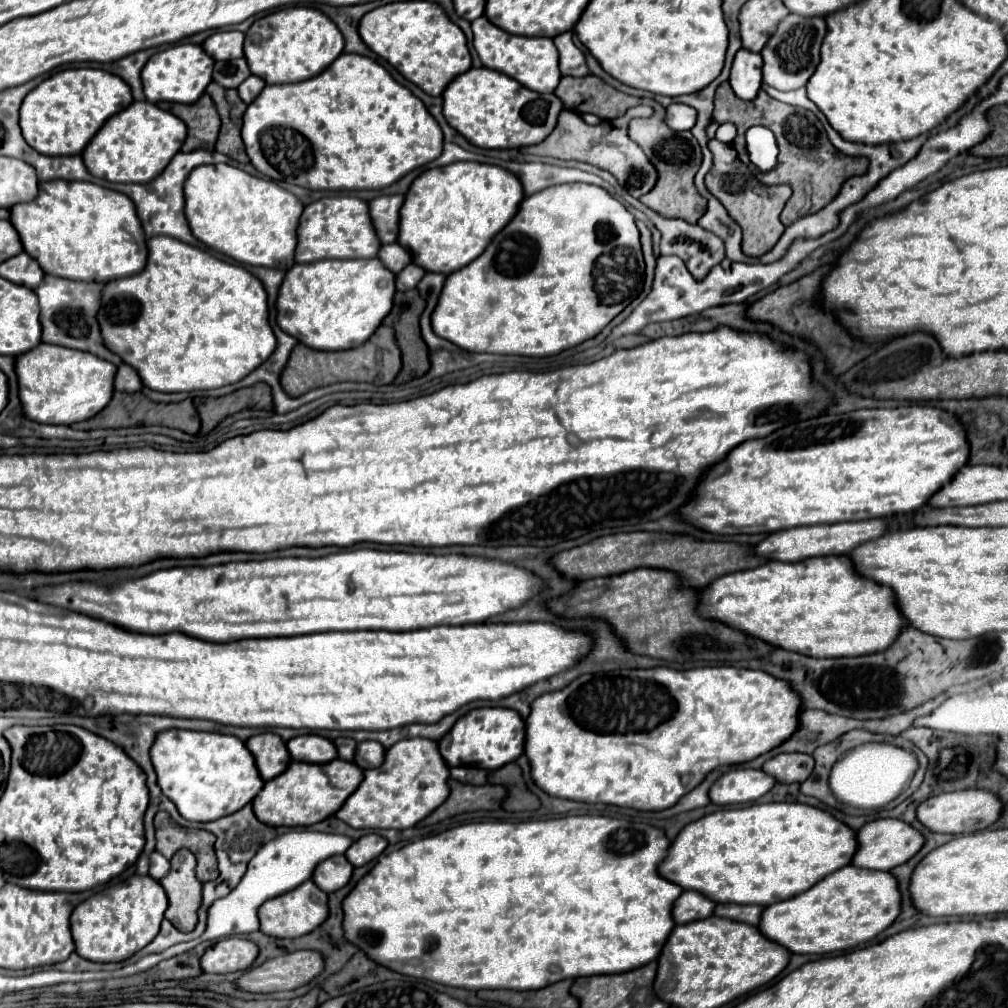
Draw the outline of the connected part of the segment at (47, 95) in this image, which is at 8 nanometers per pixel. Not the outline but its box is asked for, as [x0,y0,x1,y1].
[19,68,131,156]

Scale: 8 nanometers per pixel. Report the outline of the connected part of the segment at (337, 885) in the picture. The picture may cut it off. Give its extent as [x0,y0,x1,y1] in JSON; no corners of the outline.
[313,856,353,894]

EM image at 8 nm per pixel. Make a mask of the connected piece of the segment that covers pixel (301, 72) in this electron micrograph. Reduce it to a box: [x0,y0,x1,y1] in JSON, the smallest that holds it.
[245,6,343,84]

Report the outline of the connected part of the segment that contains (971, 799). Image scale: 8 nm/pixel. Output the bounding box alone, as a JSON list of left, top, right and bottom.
[917,788,1003,834]

